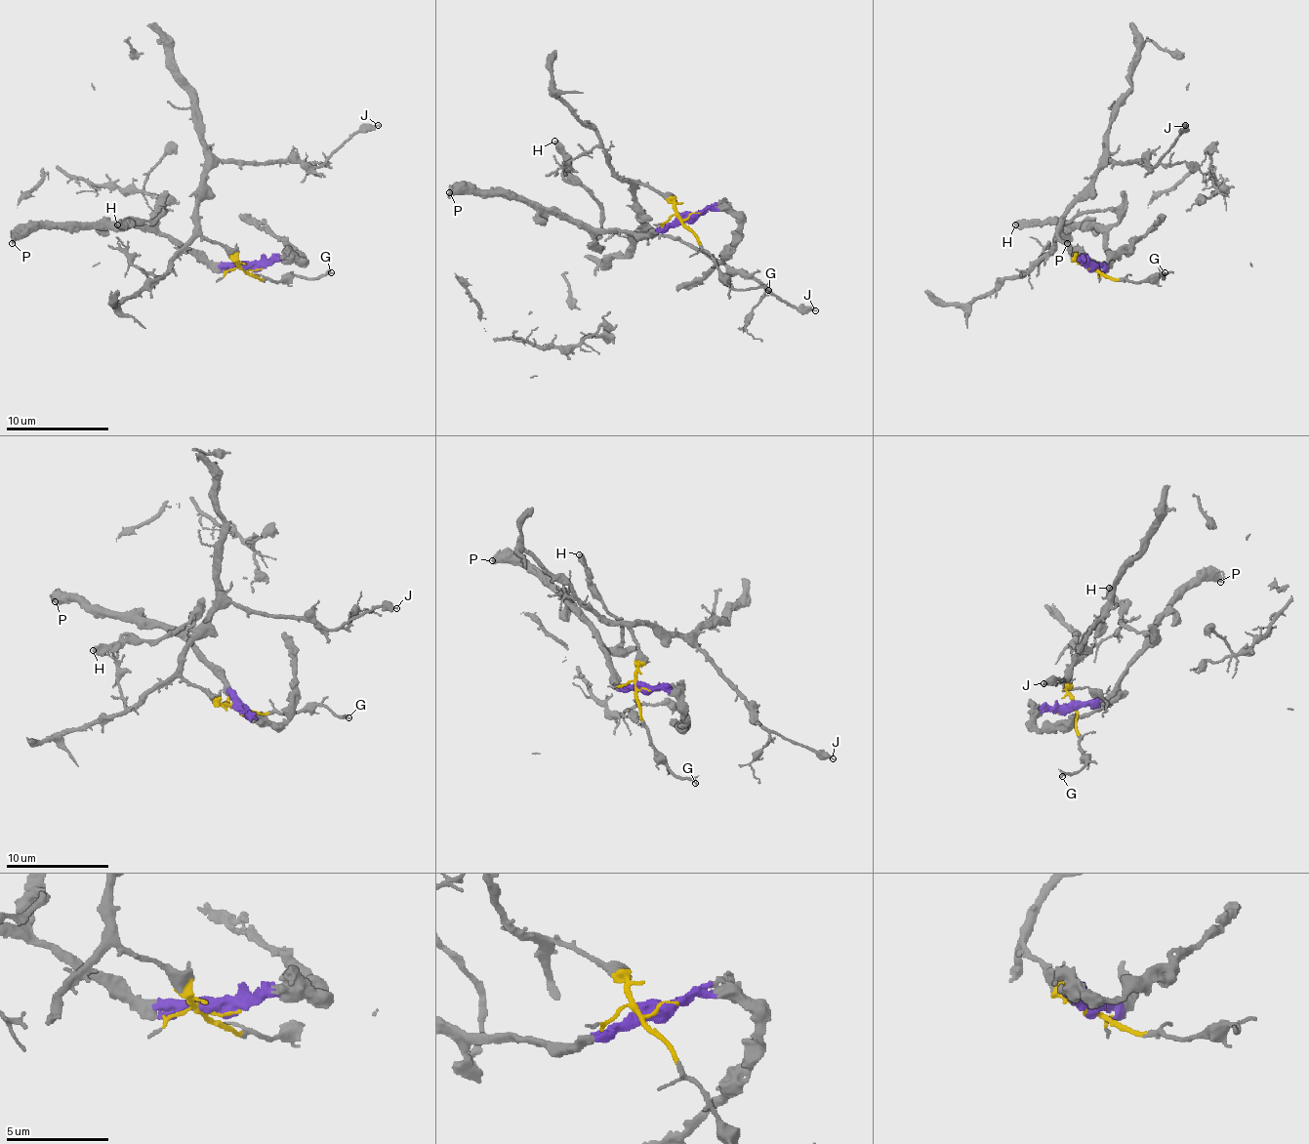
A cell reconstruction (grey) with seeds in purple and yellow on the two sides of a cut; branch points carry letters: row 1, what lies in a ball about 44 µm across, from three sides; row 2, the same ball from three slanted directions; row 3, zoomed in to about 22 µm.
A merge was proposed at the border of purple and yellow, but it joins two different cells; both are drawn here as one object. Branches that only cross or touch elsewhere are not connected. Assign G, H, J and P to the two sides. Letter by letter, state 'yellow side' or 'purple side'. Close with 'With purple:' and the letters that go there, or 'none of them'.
G: yellow side
H: purple side
J: yellow side
P: purple side
With purple: H, P

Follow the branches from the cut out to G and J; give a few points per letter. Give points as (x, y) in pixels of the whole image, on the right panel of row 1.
G: (1092, 268), (1113, 278), (1154, 281), (1164, 276), (1164, 278), (1164, 273)
J: (1092, 268), (1066, 248), (1058, 232), (1061, 215), (1092, 176), (1110, 161), (1154, 166), (1176, 141), (1184, 125)

